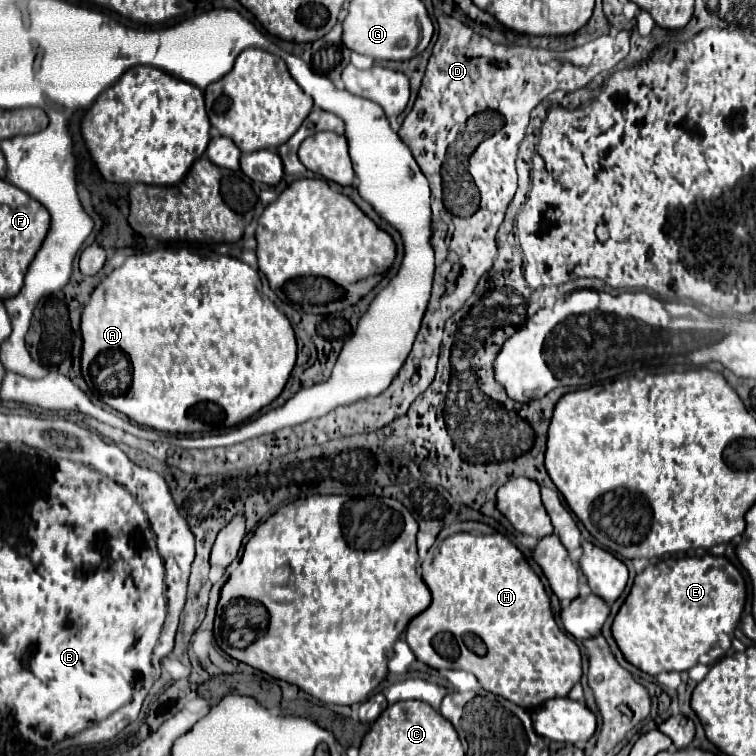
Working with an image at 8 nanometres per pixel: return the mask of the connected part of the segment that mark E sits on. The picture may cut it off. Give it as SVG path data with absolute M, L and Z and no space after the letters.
M725 556L661 558L635 576L611 634L625 660L645 674L685 672L695 664L711 666L731 648L745 604L745 580Z

